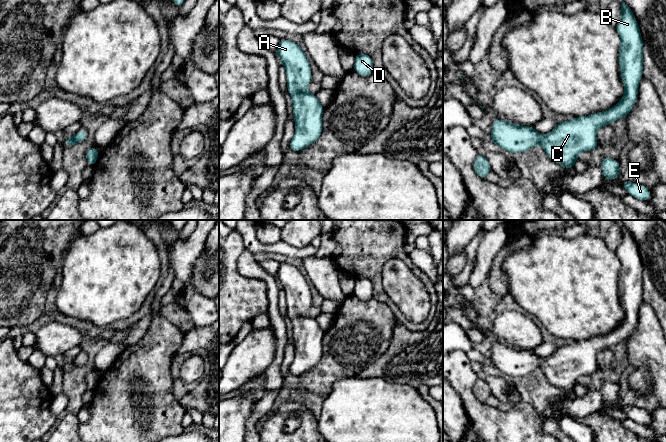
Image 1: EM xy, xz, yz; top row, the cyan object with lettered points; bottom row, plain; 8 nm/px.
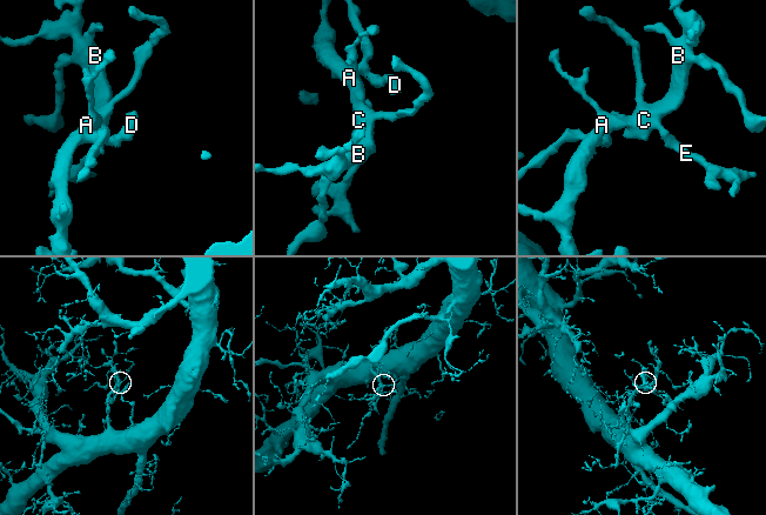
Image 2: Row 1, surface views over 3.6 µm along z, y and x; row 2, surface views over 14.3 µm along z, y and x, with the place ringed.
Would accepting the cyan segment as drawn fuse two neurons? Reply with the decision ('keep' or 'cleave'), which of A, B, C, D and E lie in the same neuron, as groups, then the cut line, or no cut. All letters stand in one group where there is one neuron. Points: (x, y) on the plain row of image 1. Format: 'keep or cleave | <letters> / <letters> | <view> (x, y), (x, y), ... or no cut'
keep | A B C D E | no cut

